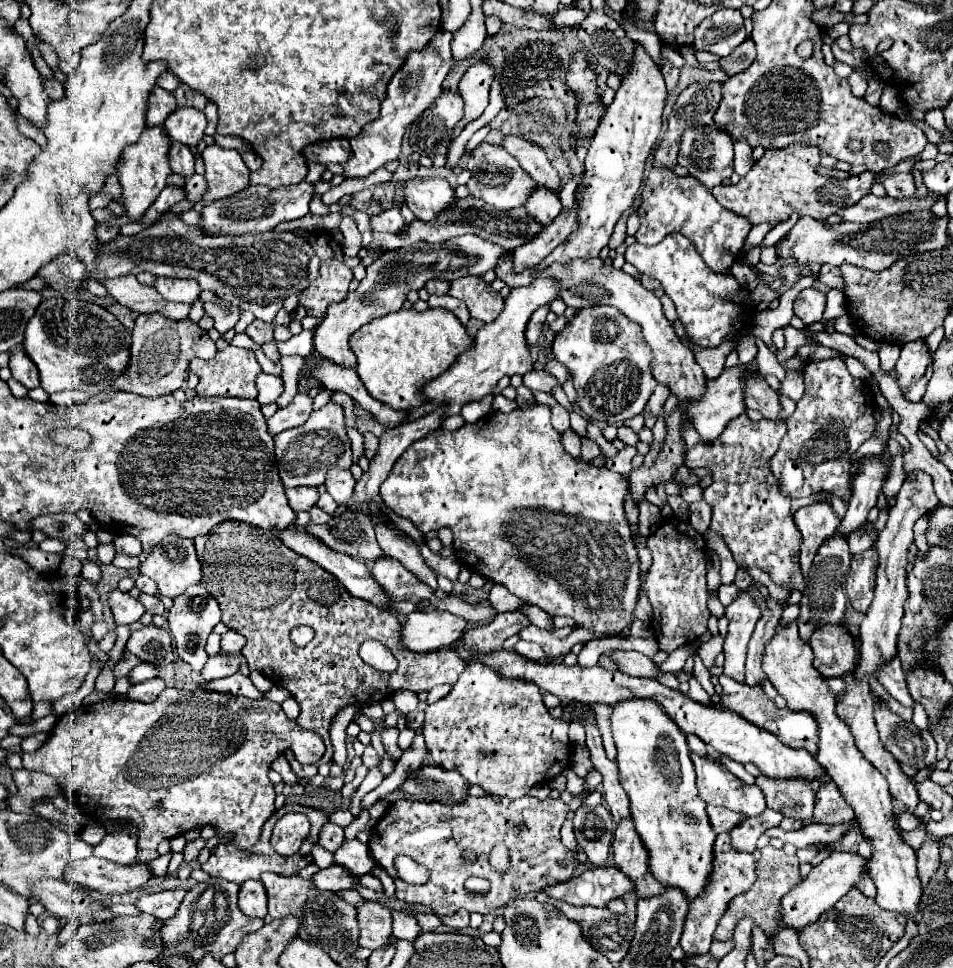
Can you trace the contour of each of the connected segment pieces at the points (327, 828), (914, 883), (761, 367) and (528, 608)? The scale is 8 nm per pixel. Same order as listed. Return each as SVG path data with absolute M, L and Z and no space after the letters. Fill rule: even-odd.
M328 822L320 830L320 840L318 840L328 852L336 852L336 848L344 842L344 828Z
M792 622L788 628L776 628L774 638L766 644L762 668L768 680L774 684L778 694L788 702L790 710L804 710L812 714L818 722L820 738L818 738L818 752L816 762L828 772L832 782L840 788L846 802L854 808L856 820L864 832L872 840L872 858L870 858L870 878L878 888L876 904L884 910L896 910L902 916L914 918L918 914L920 898L922 898L922 884L918 878L916 868L916 852L902 840L894 824L894 810L892 810L892 796L888 792L888 784L864 756L856 748L852 740L852 732L840 716L836 716L836 694L824 682L824 676L812 664L812 648L802 642L798 636L798 628ZM880 848L884 848L884 860L880 862Z
M754 337L755 343L758 348L756 356L758 371L765 377L772 374L776 376L779 381L783 381L786 376L786 370L779 364L774 352L770 351L766 344Z
M524 604L522 608L518 608L520 612L524 612L524 616L528 616L528 620L540 628L552 630L552 616L548 616L542 608L536 608L532 604Z

